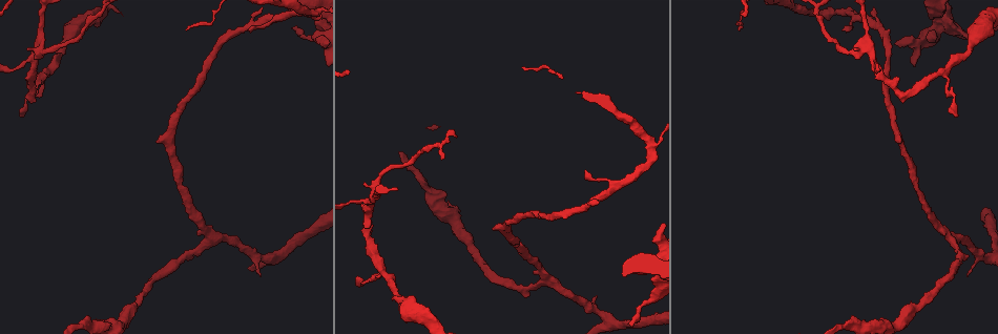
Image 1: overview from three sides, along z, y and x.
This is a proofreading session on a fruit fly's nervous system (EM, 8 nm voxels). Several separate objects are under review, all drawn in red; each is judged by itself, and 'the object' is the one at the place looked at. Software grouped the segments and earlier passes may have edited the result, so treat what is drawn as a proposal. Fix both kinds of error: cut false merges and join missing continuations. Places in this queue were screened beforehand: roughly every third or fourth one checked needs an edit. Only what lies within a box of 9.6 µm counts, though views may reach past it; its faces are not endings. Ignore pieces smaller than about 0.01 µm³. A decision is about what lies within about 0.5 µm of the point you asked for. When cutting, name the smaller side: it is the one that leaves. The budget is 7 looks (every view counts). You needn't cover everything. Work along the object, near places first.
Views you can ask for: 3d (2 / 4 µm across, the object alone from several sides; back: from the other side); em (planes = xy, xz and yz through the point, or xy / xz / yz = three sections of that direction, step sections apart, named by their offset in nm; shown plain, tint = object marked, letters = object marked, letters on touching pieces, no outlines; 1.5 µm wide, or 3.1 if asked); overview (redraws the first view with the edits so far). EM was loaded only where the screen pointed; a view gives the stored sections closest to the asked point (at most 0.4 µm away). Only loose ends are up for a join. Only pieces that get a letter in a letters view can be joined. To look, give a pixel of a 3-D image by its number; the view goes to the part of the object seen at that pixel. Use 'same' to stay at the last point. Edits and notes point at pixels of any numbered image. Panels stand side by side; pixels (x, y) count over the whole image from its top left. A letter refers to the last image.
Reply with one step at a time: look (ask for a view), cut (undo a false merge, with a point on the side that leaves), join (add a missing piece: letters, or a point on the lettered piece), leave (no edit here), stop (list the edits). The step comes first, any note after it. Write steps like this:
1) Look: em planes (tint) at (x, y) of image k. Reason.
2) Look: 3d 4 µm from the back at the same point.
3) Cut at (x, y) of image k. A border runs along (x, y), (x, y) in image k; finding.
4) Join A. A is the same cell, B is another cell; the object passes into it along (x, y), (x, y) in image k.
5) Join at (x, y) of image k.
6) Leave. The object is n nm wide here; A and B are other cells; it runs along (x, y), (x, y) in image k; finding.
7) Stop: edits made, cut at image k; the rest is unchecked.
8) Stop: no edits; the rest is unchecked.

Look: 3d 2 µm at (249, 31) of image 1. An open end.

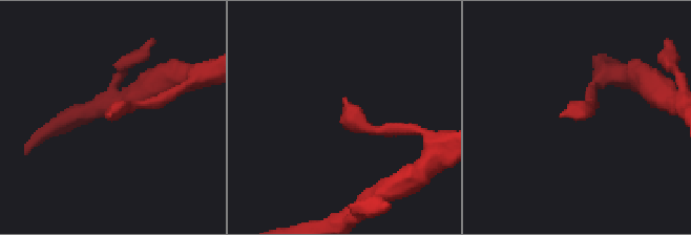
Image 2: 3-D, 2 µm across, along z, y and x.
Look: em planes (plain) at (343, 99) of image 2. Now the EM.

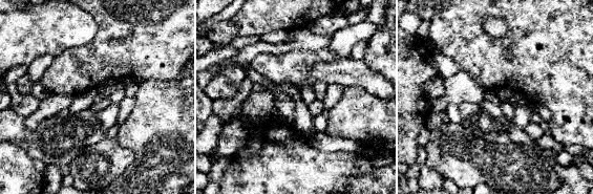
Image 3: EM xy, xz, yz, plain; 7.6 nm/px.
Look: em planes (letters) at the same point. See the neighbours.

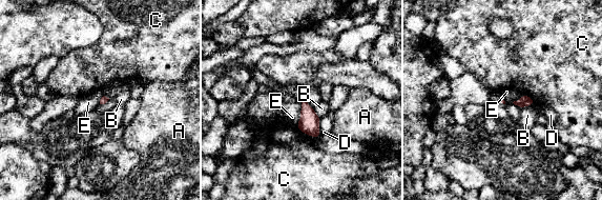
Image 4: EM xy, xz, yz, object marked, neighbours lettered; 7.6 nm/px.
Leave. A, B, C, D and E are other cells; a border runs along (300, 99), (300, 118), (296, 124) in image 4; no lettered piece goes on from it.

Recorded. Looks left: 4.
Look: em xz step 4 (tint) at (35, 50) of image 1. Four or more arms meet.

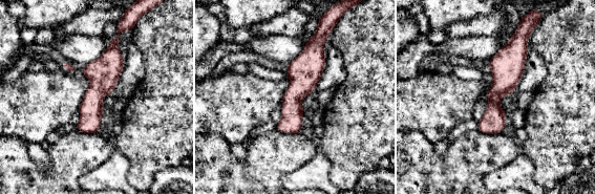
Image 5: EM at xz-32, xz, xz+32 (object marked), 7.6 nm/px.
Look: em xz step 4 (letters) at the same point.

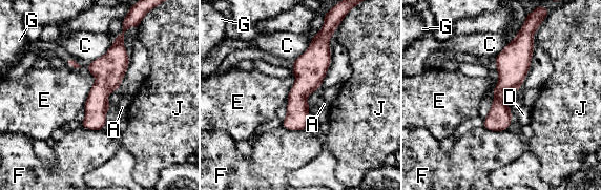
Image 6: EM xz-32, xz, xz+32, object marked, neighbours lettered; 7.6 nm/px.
Leave. A, C, D, E, F, G and J are other cells; it runs along (518, 38), (493, 128) in image 6; one cell here.

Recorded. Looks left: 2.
Stop: no edits; the rest is unchecked.

